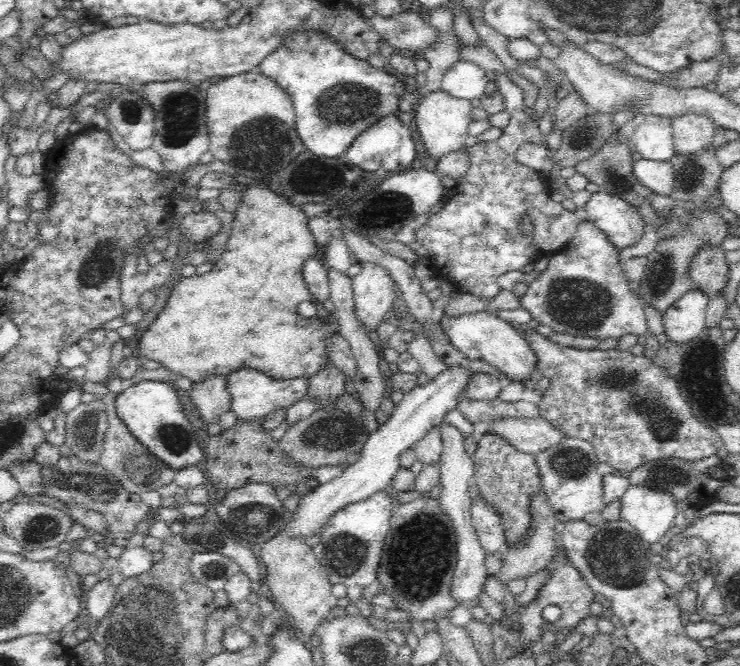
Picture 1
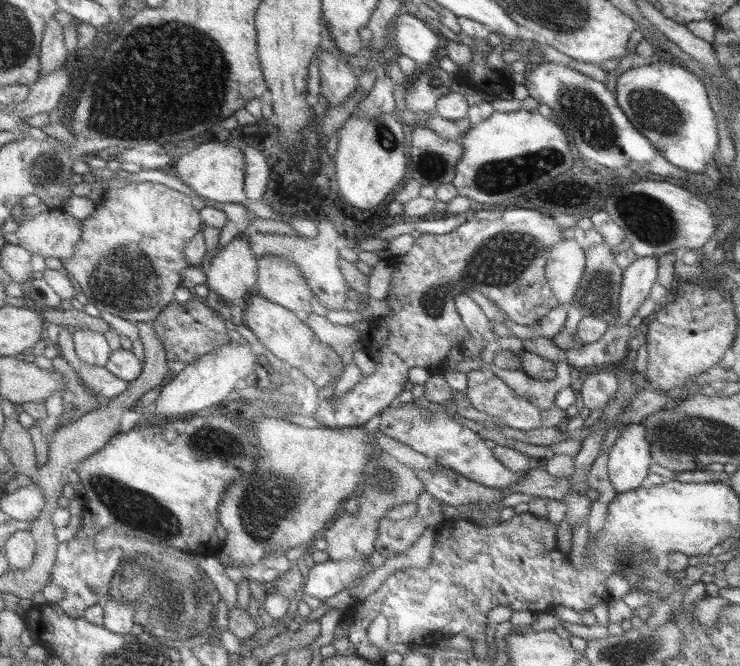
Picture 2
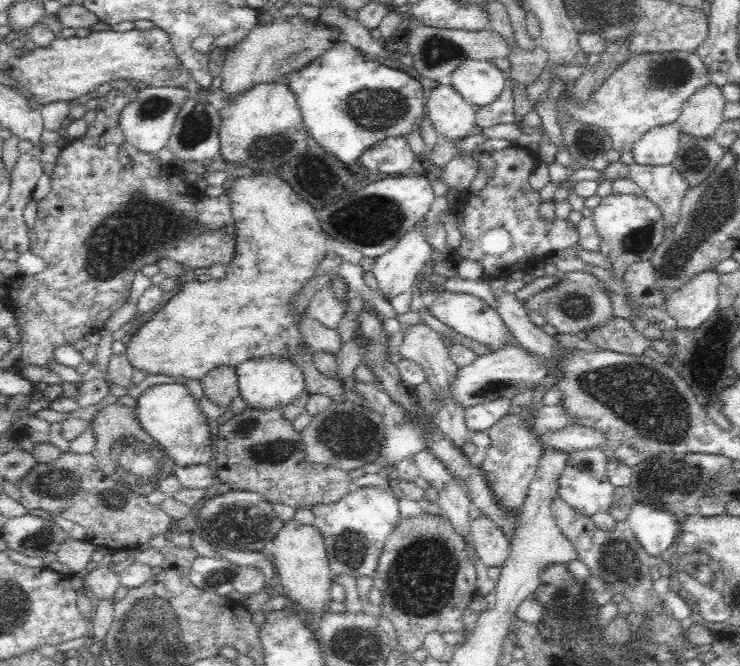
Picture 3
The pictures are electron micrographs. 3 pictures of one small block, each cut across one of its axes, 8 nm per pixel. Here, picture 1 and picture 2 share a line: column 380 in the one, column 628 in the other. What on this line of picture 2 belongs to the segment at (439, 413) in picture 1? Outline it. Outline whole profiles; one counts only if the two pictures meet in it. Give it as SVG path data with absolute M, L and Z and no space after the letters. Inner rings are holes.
M639 423L625 425L619 432L615 443L607 451L608 460L606 462L607 480L613 492L631 492L635 488L641 487L642 480L648 475L648 466L652 463L649 457L649 444L645 440L645 428Z

